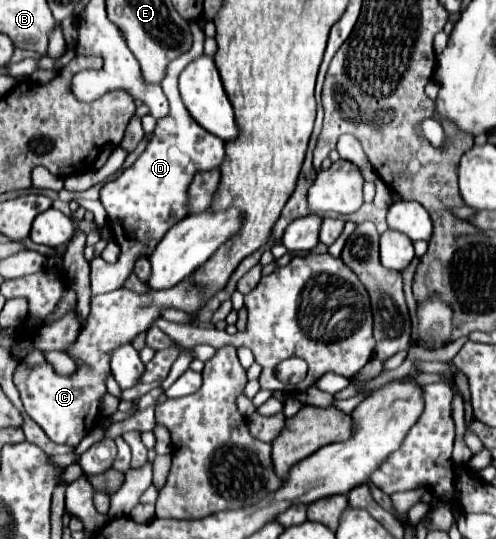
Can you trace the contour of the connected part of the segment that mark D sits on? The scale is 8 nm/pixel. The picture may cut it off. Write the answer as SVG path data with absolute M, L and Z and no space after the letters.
M191 23L193 31L193 47L179 59L171 61L167 69L167 77L163 79L161 87L169 99L169 115L163 119L157 119L153 137L147 143L147 149L141 153L141 157L125 169L117 179L107 181L101 187L101 205L107 211L109 229L113 235L113 241L121 247L121 255L115 263L105 263L103 259L91 261L91 289L93 295L107 293L113 289L119 289L125 279L131 275L135 261L141 255L151 255L155 251L159 239L187 217L189 209L189 197L187 189L199 171L211 171L217 169L225 159L225 141L205 131L195 119L185 111L185 105L181 101L179 89L177 89L177 77L183 71L183 67L195 57L203 55L203 31L197 27L197 23Z

